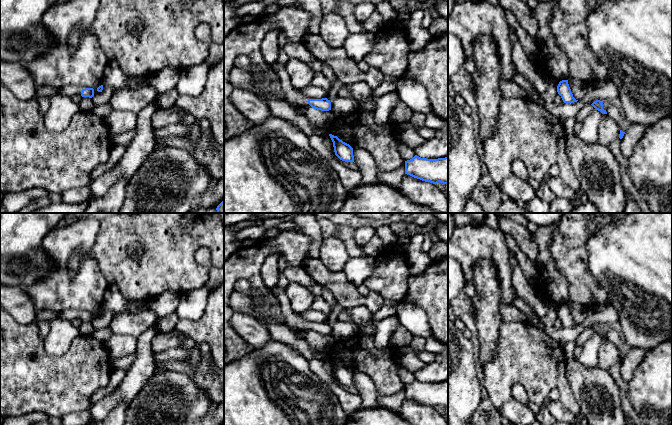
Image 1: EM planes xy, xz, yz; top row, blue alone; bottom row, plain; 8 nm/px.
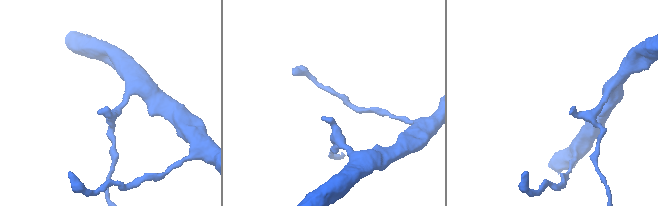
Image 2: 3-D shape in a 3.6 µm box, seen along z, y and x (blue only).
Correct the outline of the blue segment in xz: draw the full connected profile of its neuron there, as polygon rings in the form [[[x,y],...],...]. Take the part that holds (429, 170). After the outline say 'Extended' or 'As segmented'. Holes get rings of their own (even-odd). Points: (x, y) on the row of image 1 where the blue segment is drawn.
[[[415,155],[405,161],[405,174],[435,185],[438,182],[448,184],[448,156],[427,159]]]. As segmented

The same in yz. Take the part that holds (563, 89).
[[[562,80],[559,82],[557,92],[561,96],[564,103],[574,103],[578,101],[573,97],[568,80]]]. As segmented

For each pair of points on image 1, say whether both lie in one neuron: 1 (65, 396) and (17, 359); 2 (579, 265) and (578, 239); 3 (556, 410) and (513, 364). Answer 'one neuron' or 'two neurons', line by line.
1: one neuron
2: one neuron
3: two neurons

